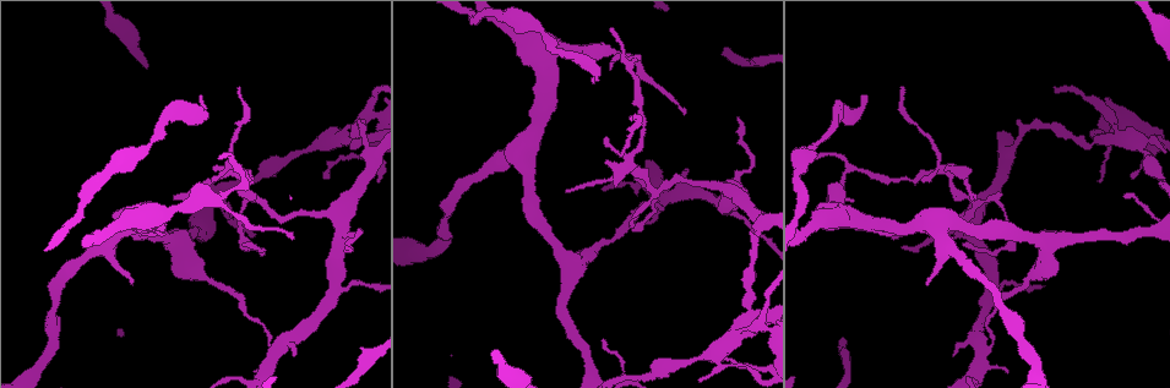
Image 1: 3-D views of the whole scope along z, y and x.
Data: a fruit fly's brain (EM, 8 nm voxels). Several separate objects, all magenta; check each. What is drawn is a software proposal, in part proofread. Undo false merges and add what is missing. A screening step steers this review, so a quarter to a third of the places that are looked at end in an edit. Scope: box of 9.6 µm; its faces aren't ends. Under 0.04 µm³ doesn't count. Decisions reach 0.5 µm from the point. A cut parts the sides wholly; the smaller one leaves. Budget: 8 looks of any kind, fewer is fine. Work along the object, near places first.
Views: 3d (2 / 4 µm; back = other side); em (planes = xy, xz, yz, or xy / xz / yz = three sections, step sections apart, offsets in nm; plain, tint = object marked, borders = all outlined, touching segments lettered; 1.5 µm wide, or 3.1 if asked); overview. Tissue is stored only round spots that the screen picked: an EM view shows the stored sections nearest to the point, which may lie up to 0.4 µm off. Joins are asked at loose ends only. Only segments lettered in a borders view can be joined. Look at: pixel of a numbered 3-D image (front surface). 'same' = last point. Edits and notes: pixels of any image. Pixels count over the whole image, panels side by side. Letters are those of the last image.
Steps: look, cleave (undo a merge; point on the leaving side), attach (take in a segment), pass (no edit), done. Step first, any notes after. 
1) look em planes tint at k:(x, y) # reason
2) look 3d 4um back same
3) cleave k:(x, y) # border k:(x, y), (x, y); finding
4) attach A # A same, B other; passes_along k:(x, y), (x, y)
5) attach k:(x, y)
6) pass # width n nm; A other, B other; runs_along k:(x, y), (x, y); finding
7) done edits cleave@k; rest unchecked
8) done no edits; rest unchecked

look 3d 4um at 1:(595, 81) # free end

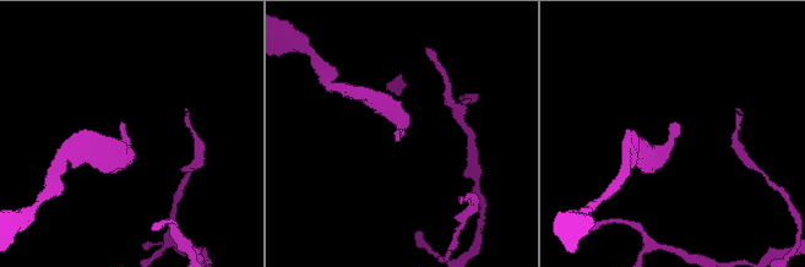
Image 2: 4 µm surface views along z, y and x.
look em xz step 8 tint at 2:(397, 135) # now the EM

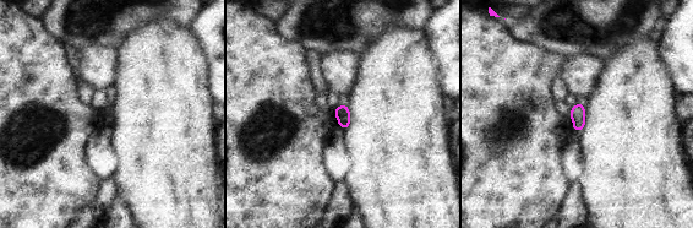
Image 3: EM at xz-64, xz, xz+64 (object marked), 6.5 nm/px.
look em planes borders same

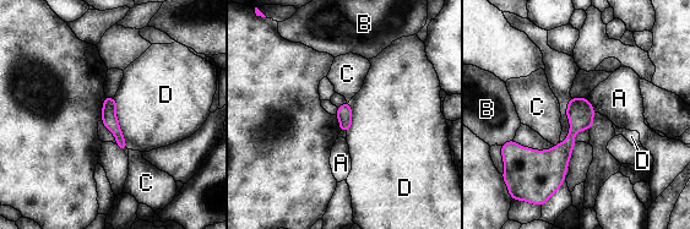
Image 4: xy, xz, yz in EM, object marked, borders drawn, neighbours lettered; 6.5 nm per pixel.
pass # A other, B other, C other, D other; border 4:(113, 98), (118, 125), (128, 148); none of them fits

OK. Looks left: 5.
look 3d 4um at 1:(511, 31) # calibre changes

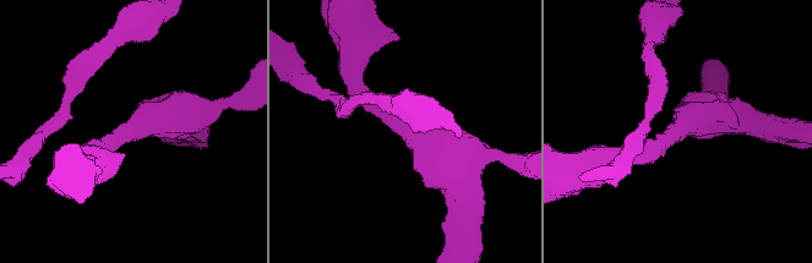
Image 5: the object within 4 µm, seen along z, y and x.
look em xz step 4 tint at 5:(410, 133)

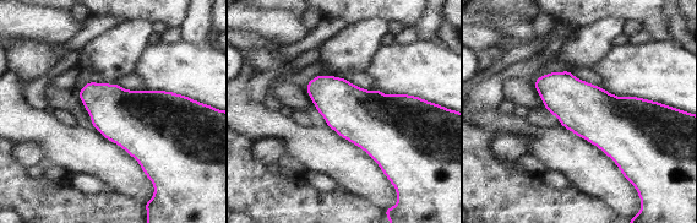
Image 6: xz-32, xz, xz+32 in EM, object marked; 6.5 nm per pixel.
look em planes borders same

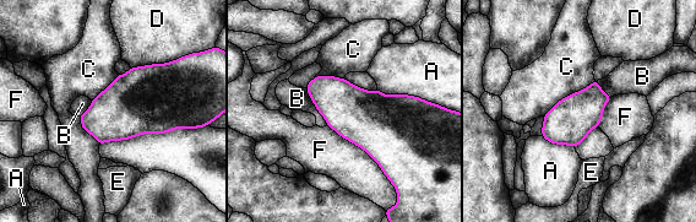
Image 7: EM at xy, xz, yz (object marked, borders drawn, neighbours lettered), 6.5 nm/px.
pass # width 300 nm; A other, B other, C other, D other, E other, F other; border 7:(305, 87), (316, 110), (327, 124); all the same neuron

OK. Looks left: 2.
done no edits; rest unchecked

